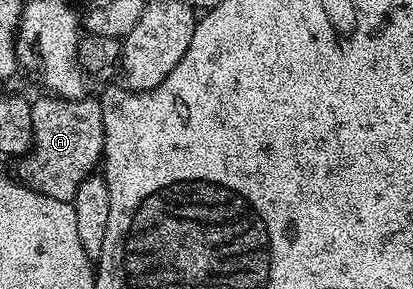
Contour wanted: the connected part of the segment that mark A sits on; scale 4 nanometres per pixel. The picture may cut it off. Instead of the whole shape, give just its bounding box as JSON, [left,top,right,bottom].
[17,94,105,202]

